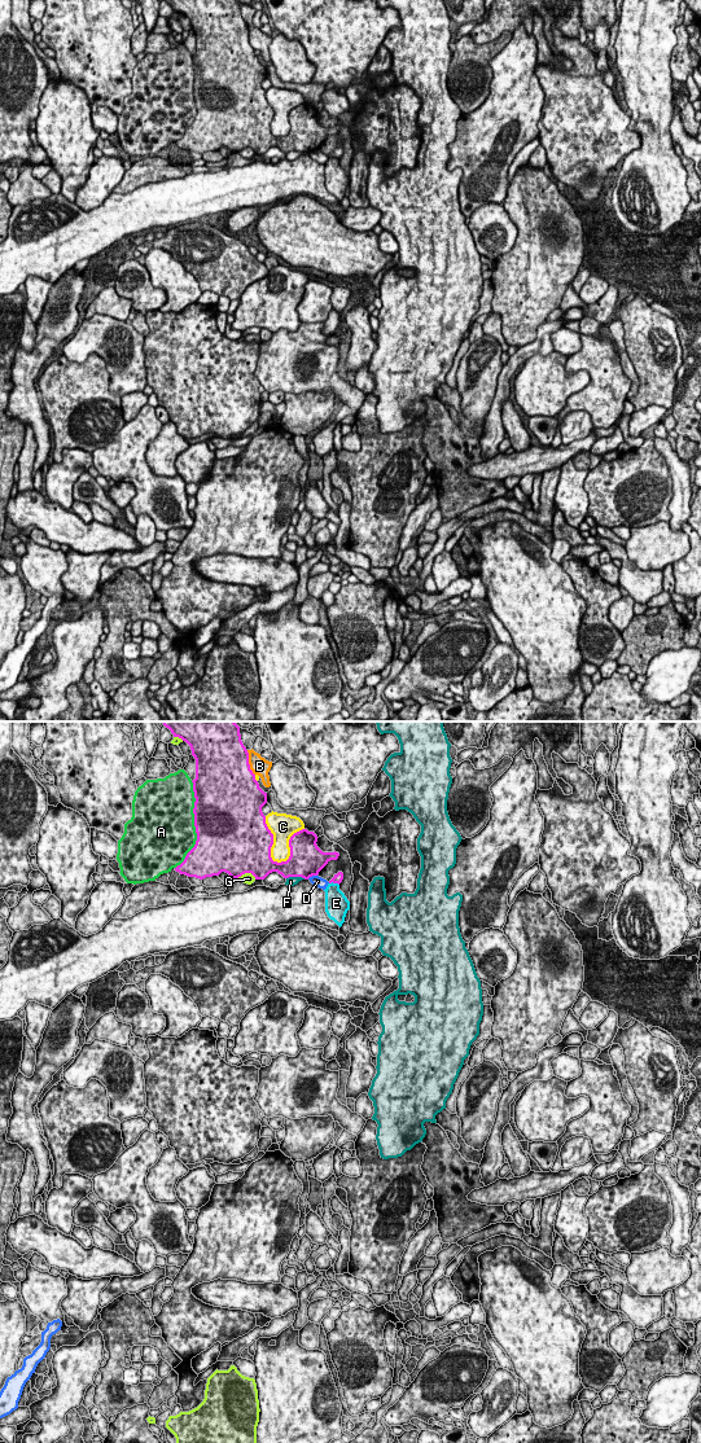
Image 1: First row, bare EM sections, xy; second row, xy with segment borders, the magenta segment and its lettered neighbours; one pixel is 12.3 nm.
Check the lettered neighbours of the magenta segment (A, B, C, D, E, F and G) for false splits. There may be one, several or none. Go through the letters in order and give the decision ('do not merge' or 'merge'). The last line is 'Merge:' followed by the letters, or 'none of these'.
A: do not merge
B: do not merge
C: do not merge
D: do not merge
E: do not merge
F: do not merge
G: do not merge
Merge: none of these

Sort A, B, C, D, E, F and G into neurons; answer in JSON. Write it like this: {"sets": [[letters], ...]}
{"sets": [["A"], ["B"], ["C"], ["D"], ["E"], ["F"], ["G"]]}

